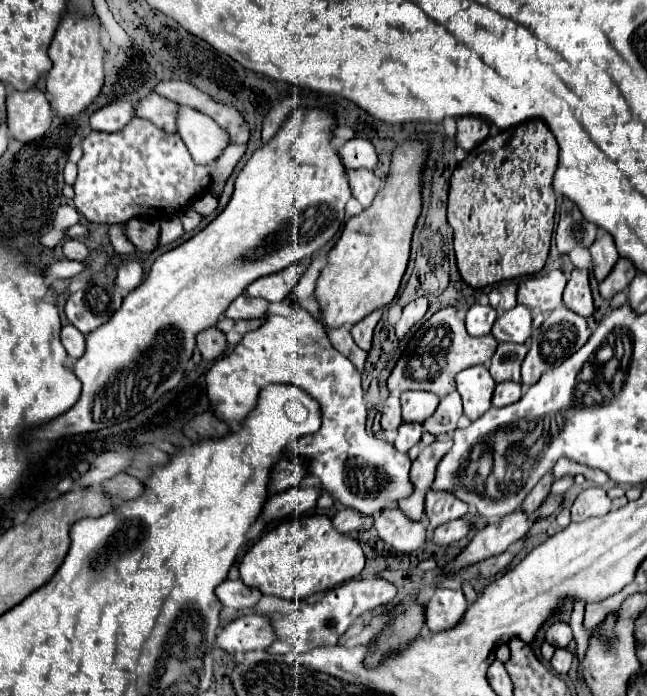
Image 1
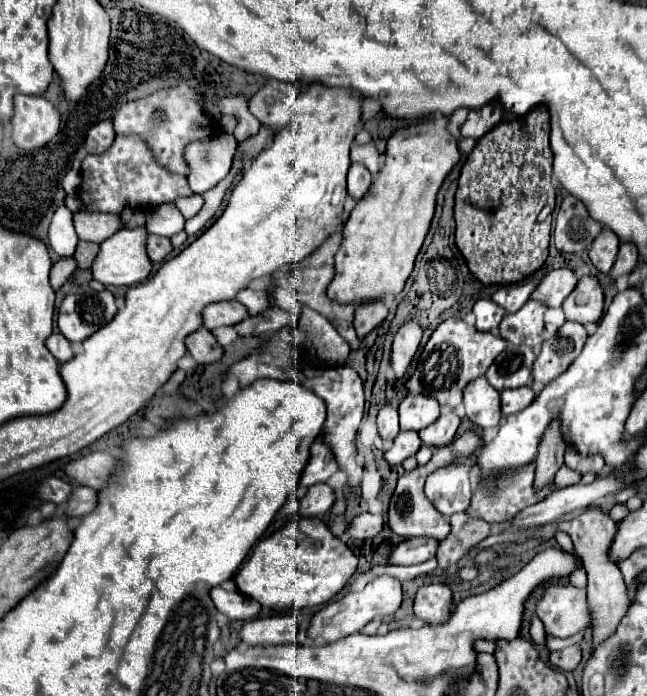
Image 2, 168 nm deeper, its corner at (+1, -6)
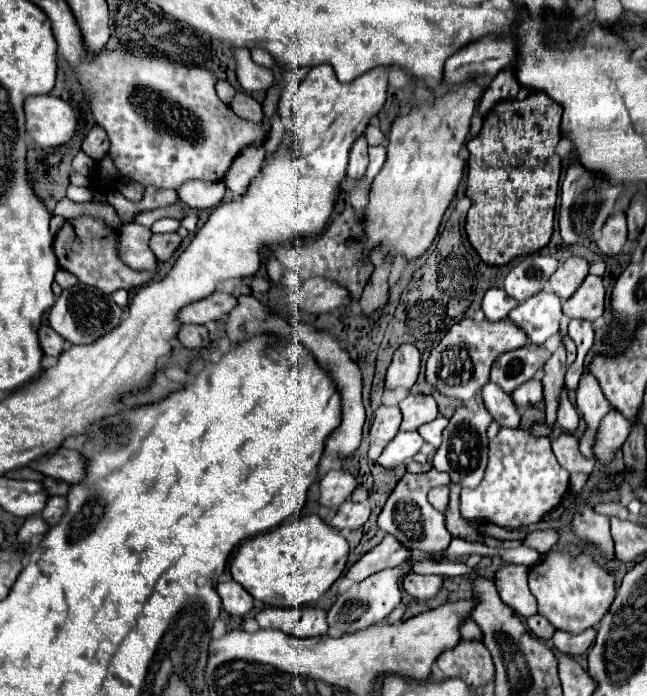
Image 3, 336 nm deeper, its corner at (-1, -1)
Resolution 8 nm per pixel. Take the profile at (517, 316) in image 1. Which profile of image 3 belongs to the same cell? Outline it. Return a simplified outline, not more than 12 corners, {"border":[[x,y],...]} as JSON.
{"border":[[541,290],[509,312],[533,344],[555,336],[561,300]]}

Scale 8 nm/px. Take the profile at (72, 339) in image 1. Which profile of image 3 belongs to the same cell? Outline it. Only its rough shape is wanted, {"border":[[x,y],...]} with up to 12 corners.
{"border":[[43,324],[41,348],[47,356],[59,356],[65,340]]}

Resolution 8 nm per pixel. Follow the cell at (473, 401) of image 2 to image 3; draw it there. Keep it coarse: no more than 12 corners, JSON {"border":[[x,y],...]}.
{"border":[[497,384],[481,390],[483,406],[503,428],[519,426],[511,396]]}

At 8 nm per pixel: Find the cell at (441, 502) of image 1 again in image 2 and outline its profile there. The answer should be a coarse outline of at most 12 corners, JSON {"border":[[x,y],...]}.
{"border":[[475,455],[427,477],[425,495],[443,517],[471,503]]}

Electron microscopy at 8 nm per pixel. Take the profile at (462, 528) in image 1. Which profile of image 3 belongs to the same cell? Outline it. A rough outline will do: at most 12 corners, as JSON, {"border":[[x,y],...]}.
{"border":[[395,536],[369,550],[345,576],[361,582],[411,556]]}

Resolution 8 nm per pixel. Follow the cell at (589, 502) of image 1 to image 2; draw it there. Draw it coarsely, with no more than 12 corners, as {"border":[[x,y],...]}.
{"border":[[599,509],[559,523],[587,571],[593,641],[631,601],[609,547],[617,525]]}

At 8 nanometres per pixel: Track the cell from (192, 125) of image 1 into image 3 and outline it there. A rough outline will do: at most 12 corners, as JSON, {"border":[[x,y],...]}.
{"border":[[187,180],[177,190],[189,208],[211,208],[225,196],[223,182]]}

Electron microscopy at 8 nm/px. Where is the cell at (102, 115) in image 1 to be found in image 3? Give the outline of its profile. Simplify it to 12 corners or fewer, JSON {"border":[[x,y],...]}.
{"border":[[93,126],[83,140],[83,152],[101,160],[109,152],[109,138]]}

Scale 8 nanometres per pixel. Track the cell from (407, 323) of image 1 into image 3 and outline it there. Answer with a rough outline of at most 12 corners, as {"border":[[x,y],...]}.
{"border":[[401,344],[387,370],[385,388],[409,390],[421,354],[415,344]]}

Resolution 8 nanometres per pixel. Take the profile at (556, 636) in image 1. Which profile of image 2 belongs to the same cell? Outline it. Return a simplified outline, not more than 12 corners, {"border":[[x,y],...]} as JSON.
{"border":[[551,585],[537,599],[545,633],[571,637],[591,623],[587,591]]}

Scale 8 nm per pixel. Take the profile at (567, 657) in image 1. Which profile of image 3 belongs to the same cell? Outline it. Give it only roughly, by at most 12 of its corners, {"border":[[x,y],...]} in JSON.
{"border":[[595,628],[583,634],[557,630],[553,644],[561,654],[581,656],[595,640]]}

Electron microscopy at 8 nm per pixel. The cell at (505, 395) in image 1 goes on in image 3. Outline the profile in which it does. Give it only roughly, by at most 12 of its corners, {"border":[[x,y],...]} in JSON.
{"border":[[539,380],[521,384],[513,394],[513,402],[533,406],[543,400]]}

